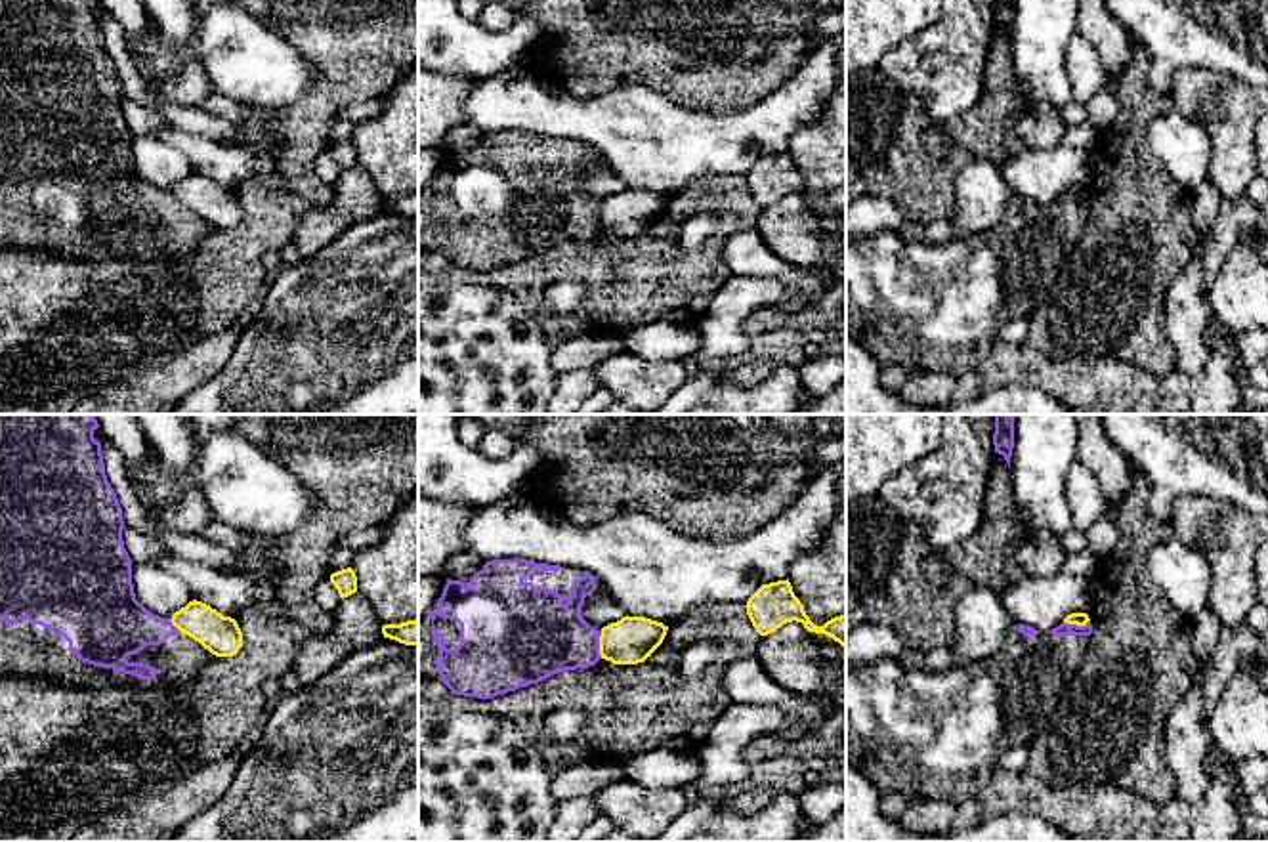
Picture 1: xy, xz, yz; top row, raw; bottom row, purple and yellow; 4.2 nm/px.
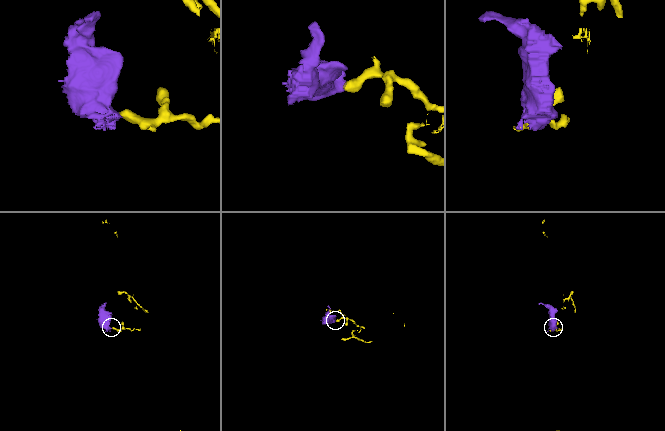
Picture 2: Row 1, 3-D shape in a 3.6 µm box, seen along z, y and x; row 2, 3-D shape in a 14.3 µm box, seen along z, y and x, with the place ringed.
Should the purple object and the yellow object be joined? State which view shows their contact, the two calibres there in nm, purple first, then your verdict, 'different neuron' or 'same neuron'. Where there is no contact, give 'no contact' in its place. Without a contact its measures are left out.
xz | 340/200 nm | different neuron

